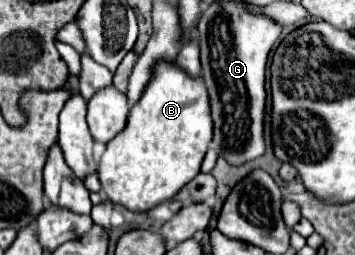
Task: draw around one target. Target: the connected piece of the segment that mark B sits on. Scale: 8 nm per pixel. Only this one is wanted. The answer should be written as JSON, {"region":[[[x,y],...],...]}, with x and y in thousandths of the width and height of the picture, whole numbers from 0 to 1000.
{"region":[[[454,235],[431,259],[431,298],[408,337],[392,400],[369,424],[358,494],[296,565],[296,596],[279,635],[285,753],[307,769],[318,800],[341,800],[375,831],[408,831],[476,776],[487,776],[532,706],[561,682],[572,612],[600,541],[600,463],[589,361],[566,298],[527,290],[493,235]]]}

